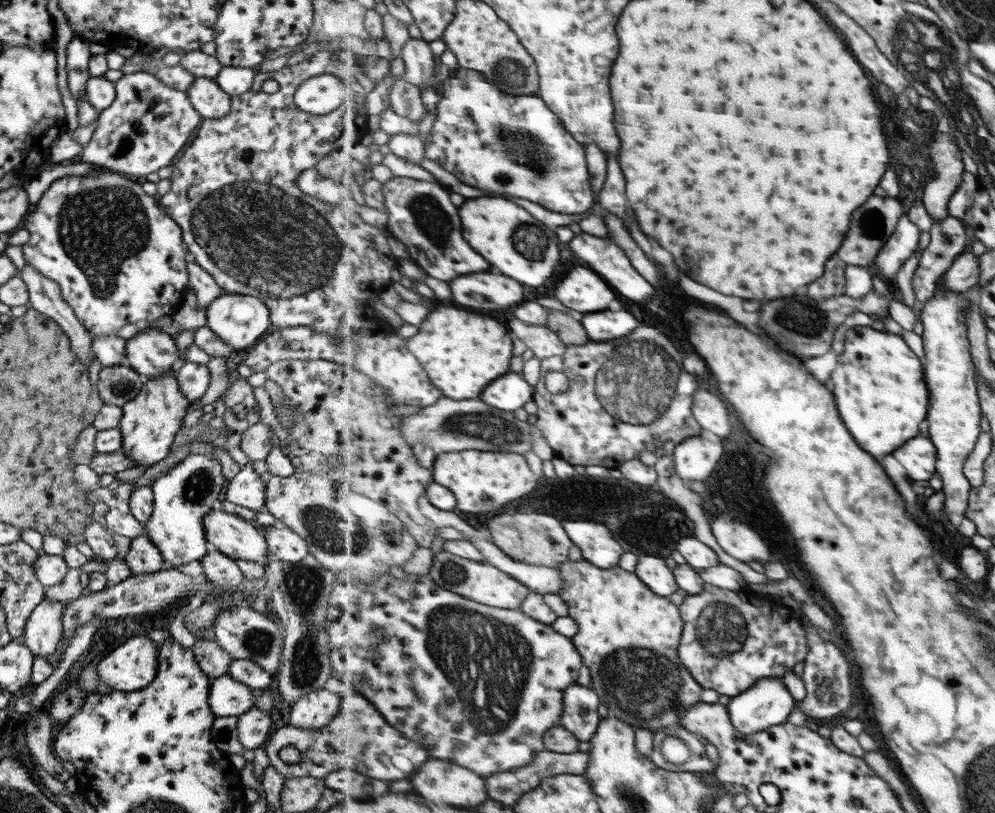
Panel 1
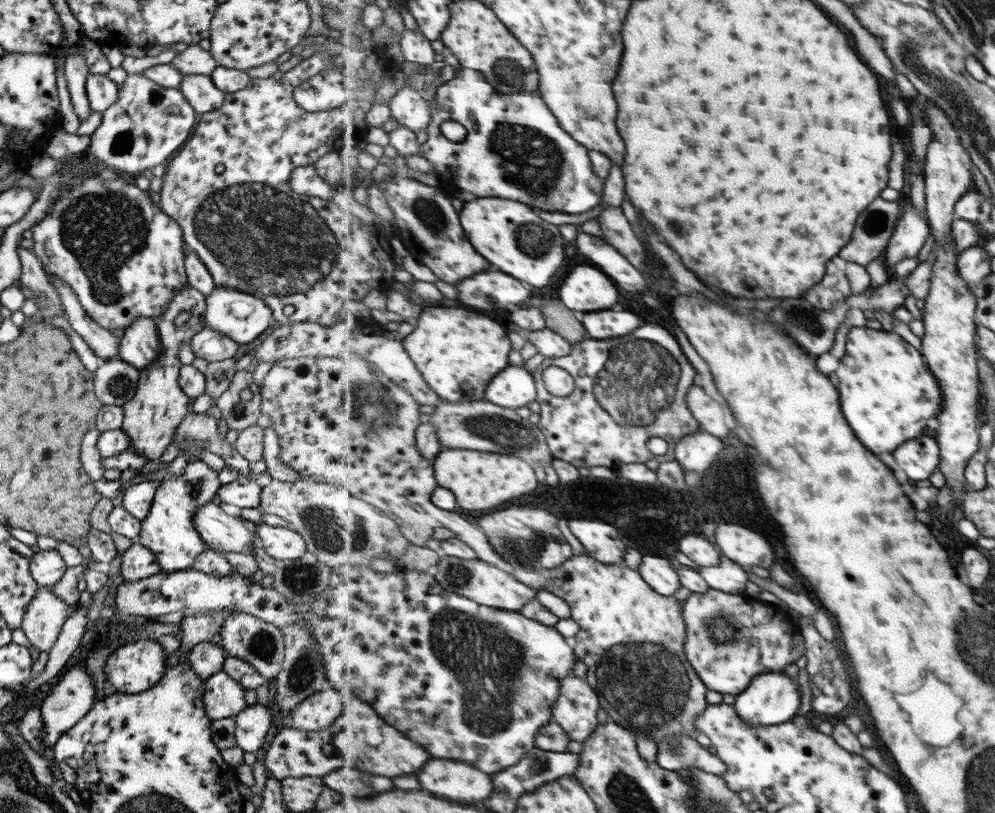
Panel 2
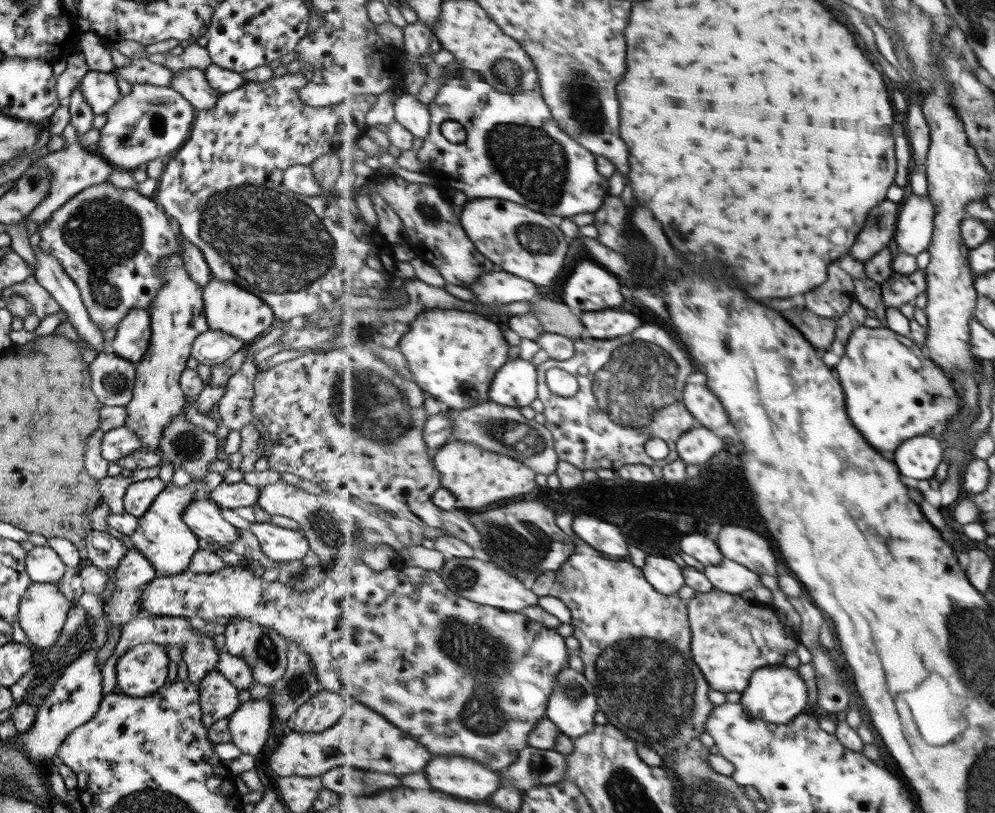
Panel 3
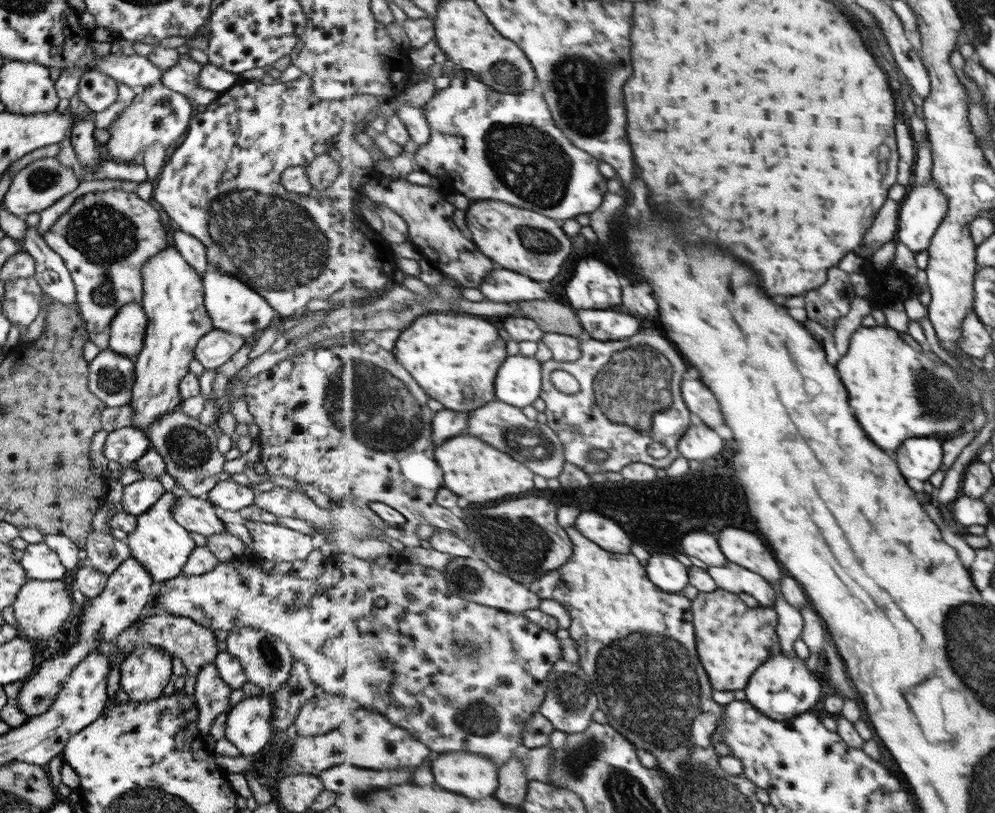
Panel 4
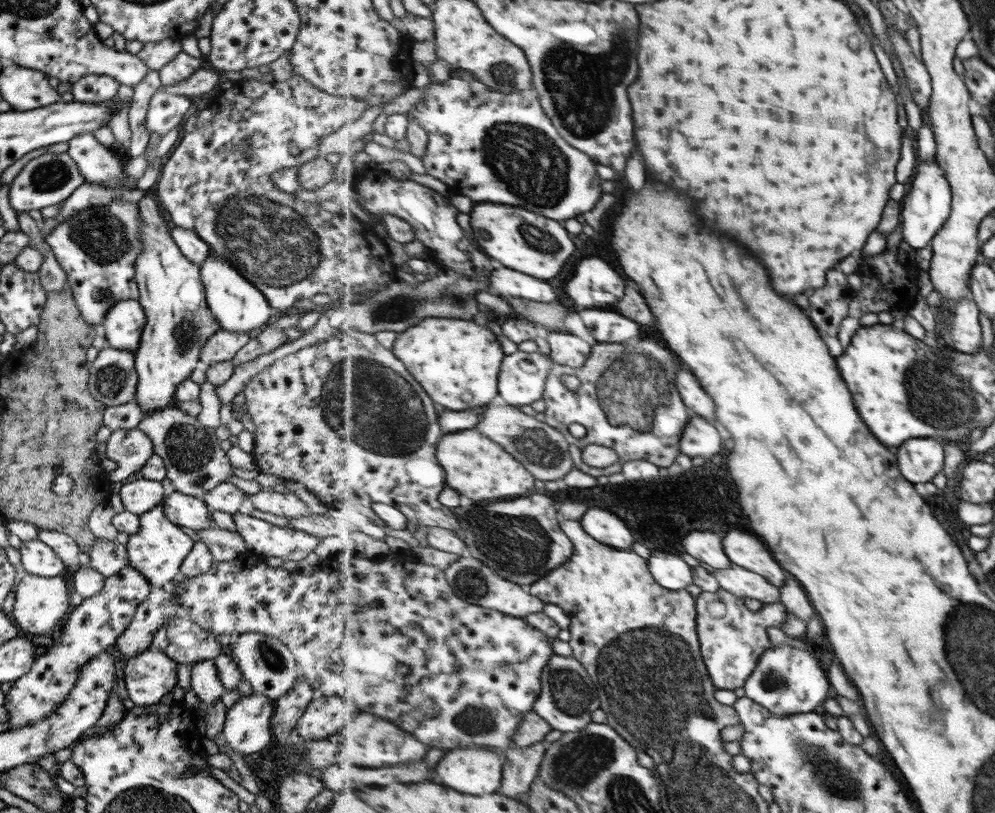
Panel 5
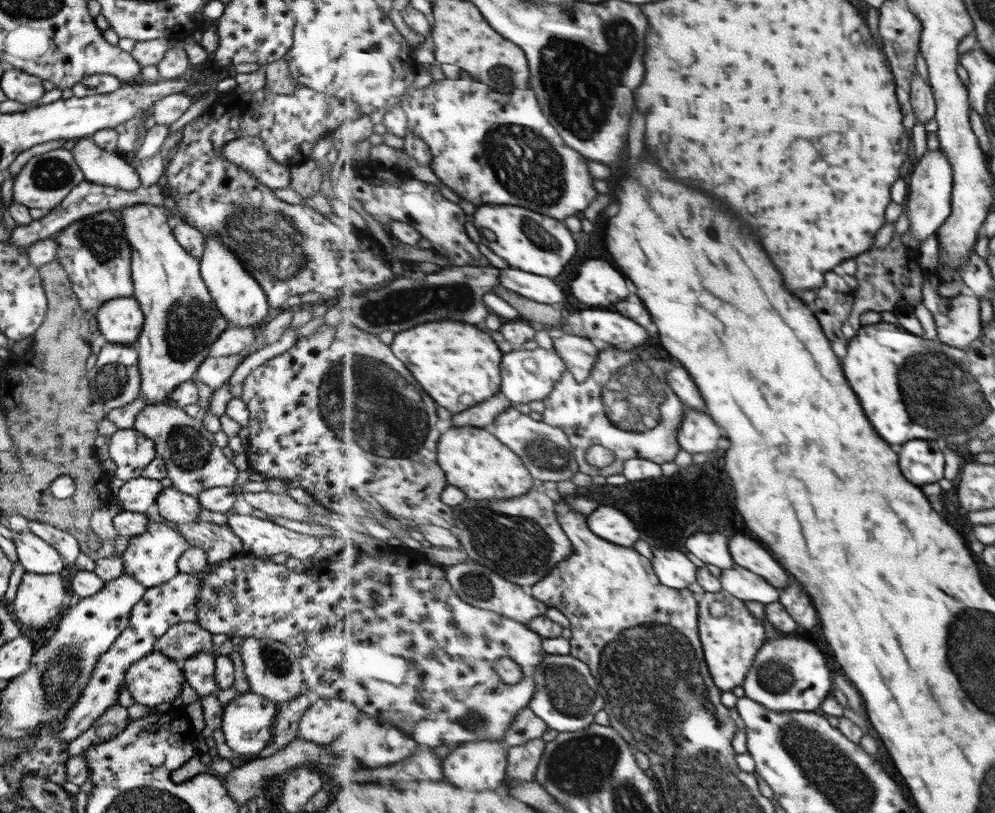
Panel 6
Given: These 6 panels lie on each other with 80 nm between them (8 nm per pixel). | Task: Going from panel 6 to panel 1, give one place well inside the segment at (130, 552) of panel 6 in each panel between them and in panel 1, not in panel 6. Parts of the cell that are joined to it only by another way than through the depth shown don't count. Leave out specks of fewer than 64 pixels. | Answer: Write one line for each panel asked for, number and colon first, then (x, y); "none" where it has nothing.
1: (180, 498)
2: (167, 531)
3: (161, 537)
4: (158, 543)
5: (155, 551)

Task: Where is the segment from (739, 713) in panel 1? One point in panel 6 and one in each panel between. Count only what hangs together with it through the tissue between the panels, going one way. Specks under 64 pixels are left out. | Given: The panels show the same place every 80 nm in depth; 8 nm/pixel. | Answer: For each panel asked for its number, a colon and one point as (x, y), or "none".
2: (773, 698)
3: (777, 694)
4: (783, 687)
5: (787, 680)
6: (789, 674)

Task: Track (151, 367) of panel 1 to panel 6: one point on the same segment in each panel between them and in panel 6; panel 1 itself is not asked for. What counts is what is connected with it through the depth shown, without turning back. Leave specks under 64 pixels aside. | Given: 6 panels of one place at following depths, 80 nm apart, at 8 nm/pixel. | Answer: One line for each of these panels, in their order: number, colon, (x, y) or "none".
2: (138, 346)
3: (132, 332)
4: (126, 329)
5: (122, 324)
6: (119, 320)

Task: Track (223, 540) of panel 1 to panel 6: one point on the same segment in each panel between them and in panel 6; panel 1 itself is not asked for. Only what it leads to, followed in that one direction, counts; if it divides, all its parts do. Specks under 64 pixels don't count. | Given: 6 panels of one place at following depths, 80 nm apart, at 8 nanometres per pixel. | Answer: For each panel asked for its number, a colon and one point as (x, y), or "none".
2: (224, 534)
3: (202, 517)
4: (194, 515)
5: (179, 509)
6: (173, 506)

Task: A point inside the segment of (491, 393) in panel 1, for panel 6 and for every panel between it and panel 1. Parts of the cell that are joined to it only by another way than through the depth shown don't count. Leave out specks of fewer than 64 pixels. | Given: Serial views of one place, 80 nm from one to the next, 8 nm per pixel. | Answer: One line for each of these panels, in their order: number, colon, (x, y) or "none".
2: (516, 387)
3: (516, 385)
4: (520, 382)
5: (525, 375)
6: (528, 374)

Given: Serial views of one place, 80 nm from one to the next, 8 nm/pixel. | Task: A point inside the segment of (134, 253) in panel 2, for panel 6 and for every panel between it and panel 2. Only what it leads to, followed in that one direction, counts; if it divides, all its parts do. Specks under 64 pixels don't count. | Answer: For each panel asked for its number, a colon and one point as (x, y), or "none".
3: (109, 240)
4: (103, 238)
5: (96, 247)
6: (92, 251)

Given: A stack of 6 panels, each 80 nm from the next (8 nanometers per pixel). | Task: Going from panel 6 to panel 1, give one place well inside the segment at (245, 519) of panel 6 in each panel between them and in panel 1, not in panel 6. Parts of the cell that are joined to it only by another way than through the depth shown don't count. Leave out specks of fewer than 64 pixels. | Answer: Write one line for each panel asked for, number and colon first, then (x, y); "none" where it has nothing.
1: (283, 543)
2: (281, 543)
3: (279, 544)
4: (269, 541)
5: (261, 539)

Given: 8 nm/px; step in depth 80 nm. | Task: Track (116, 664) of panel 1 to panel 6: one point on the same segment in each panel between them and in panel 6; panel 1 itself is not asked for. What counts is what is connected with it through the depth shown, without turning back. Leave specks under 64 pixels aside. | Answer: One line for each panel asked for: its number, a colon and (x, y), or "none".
2: (133, 667)
3: (140, 670)
4: (145, 670)
5: (147, 676)
6: (155, 678)

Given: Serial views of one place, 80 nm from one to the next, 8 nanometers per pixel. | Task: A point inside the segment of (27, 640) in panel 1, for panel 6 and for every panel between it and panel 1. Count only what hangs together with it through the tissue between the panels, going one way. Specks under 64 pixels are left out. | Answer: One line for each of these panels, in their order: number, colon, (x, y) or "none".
2: (44, 615)
3: (42, 609)
4: (40, 607)
5: (40, 602)
6: (39, 597)

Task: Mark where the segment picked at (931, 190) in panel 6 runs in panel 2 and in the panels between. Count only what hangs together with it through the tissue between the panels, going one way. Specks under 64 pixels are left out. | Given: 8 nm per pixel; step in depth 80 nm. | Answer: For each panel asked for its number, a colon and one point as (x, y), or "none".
2: (912, 230)
3: (916, 223)
4: (923, 210)
5: (928, 204)

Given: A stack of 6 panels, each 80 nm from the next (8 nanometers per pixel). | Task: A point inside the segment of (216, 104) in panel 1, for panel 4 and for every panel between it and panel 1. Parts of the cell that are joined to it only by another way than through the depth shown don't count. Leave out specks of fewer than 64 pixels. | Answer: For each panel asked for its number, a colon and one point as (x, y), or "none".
2: (197, 89)
3: (190, 84)
4: (181, 78)

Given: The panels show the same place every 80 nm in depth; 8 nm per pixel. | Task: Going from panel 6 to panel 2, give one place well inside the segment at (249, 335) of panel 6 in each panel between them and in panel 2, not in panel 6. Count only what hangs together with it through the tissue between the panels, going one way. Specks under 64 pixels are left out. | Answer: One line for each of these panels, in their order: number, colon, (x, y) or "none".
2: (210, 345)
3: (211, 347)
4: (214, 348)
5: (222, 345)

